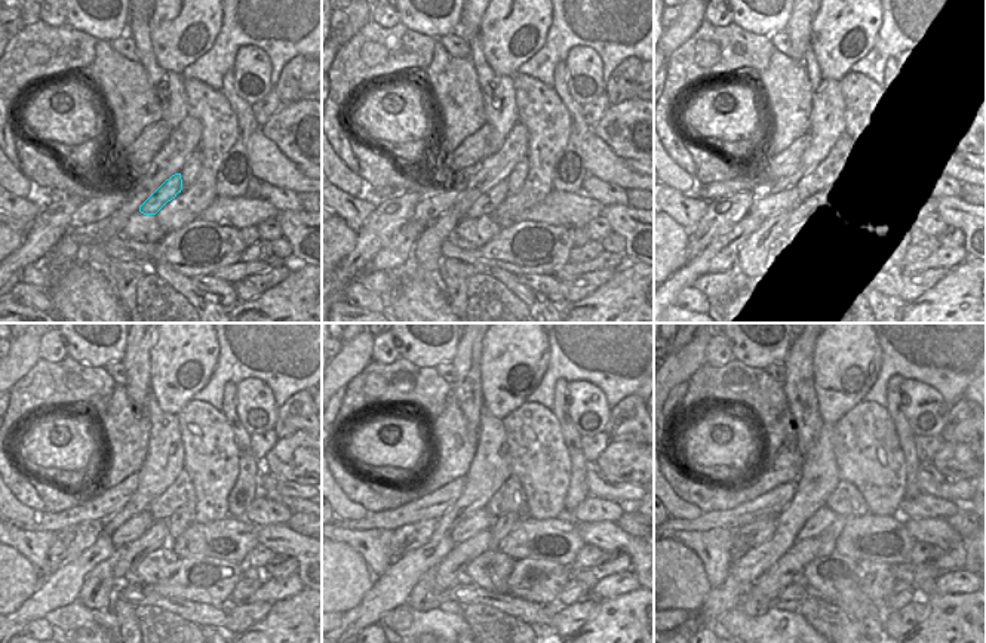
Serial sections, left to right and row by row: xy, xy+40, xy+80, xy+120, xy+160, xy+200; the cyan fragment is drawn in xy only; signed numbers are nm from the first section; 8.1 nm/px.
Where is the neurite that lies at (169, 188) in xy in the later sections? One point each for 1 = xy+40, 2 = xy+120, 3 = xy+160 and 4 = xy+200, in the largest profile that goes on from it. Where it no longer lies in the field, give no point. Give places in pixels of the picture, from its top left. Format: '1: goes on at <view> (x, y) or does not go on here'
1: goes on at xy+40 (487, 203)
2: goes on at xy+120 (157, 535)
3: goes on at xy+160 (463, 554)
4: goes on at xy+200 (779, 575)

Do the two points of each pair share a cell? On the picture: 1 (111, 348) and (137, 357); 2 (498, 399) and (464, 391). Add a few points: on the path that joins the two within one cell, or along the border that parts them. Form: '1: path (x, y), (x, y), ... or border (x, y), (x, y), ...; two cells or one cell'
1: border (128, 338), (125, 354), (120, 360); two cells
2: border (479, 362), (479, 384), (484, 405); two cells

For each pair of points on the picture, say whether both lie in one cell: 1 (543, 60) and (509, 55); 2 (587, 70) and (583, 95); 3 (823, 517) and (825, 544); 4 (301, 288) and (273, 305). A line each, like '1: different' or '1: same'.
1: different
2: same
3: different
4: same

